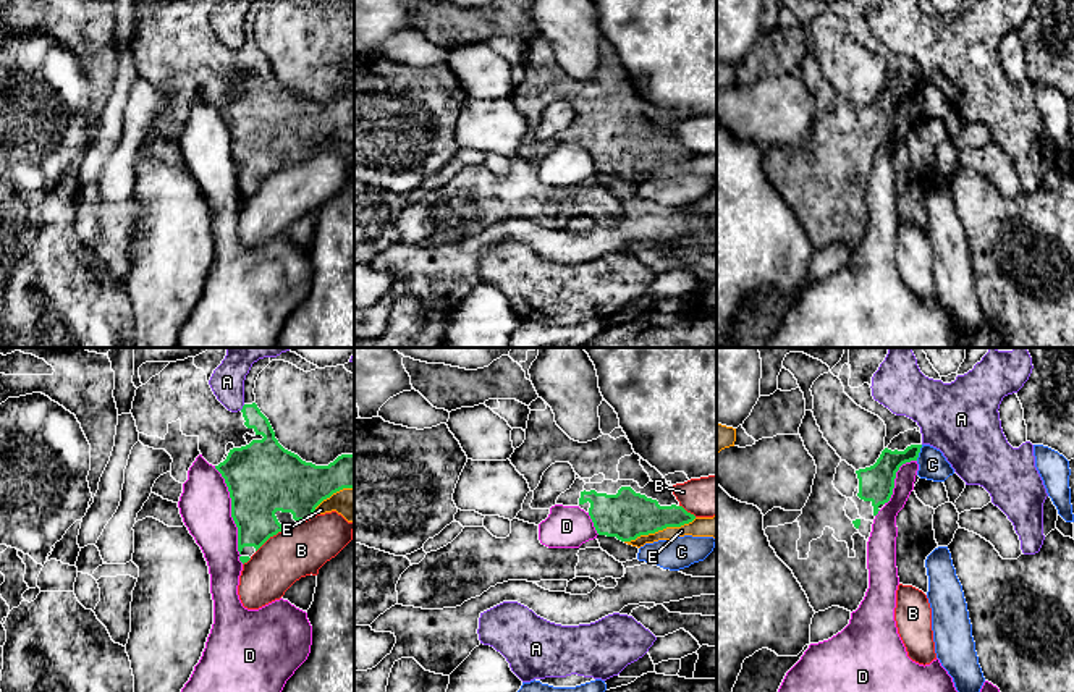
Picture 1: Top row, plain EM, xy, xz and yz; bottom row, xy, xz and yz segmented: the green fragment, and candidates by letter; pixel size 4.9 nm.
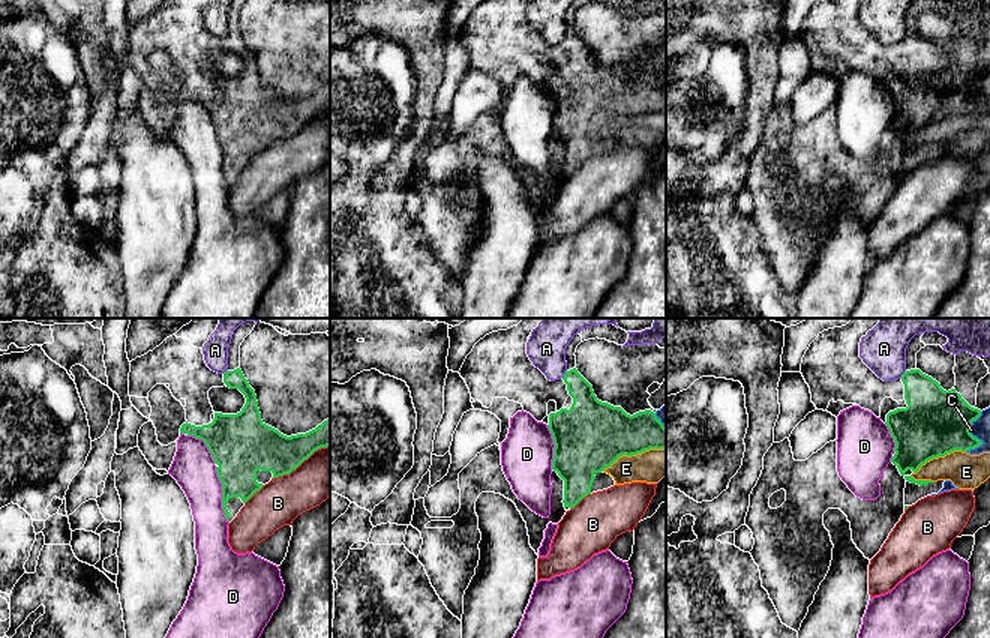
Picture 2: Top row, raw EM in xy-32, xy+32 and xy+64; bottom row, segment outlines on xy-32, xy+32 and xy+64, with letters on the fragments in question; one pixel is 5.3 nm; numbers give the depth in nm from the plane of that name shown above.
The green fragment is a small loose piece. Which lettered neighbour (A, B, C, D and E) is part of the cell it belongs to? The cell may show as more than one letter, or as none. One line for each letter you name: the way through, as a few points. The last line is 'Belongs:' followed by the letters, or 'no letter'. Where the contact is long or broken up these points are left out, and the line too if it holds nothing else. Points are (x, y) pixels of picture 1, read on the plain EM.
Belongs: no letter

